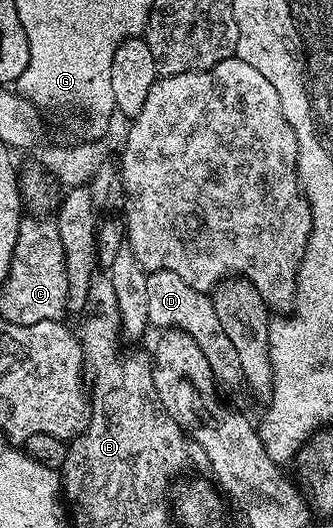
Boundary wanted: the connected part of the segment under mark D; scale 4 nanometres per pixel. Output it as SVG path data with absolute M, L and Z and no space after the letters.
M155 271L147 279L147 315L150 326L158 325L161 331L178 329L195 339L207 363L211 363L213 377L222 390L242 388L243 367L239 363L239 351L235 351L231 339L227 339L227 331L219 324L210 294L195 291L195 287L175 275L175 271Z

